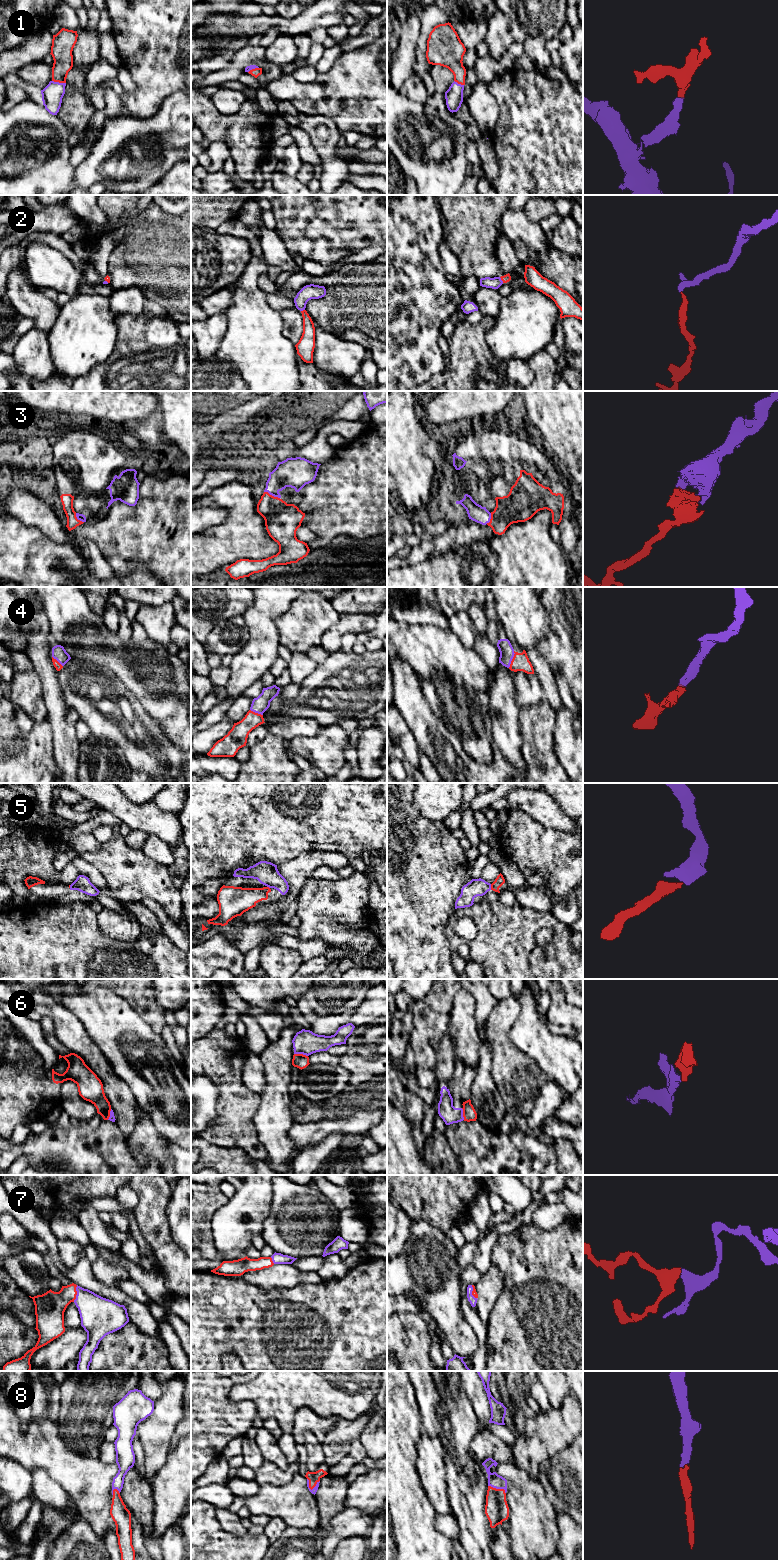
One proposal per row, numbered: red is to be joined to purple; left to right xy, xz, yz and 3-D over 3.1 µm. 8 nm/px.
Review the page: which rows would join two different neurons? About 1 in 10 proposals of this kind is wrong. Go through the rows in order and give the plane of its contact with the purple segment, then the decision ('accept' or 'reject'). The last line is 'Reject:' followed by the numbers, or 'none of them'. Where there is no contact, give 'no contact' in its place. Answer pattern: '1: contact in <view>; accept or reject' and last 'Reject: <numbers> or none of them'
1: contact in xy; accept
2: contact in yz; accept
3: contact in xz; accept
4: contact in yz; accept
5: contact in yz; accept
6: contact in xz; accept
7: contact in xy; accept
8: contact in xz; accept
Reject: none of them

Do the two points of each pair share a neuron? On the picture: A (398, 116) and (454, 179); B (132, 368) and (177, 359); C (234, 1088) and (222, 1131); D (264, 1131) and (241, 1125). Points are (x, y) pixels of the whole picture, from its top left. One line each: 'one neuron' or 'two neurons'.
A: one neuron
B: one neuron
C: one neuron
D: two neurons

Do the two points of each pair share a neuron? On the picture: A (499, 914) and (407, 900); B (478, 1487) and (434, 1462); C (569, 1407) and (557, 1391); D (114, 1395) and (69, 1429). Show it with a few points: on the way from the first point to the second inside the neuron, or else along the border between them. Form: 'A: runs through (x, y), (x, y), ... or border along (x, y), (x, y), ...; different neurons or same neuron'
A: border along (455, 909), (448, 919), (445, 931); different neurons
B: border along (446, 1454), (447, 1492); different neurons
C: border along (568, 1394), (561, 1406), (558, 1409), (553, 1409); different neurons
D: runs through (99, 1395), (89, 1395), (70, 1414); same neuron

